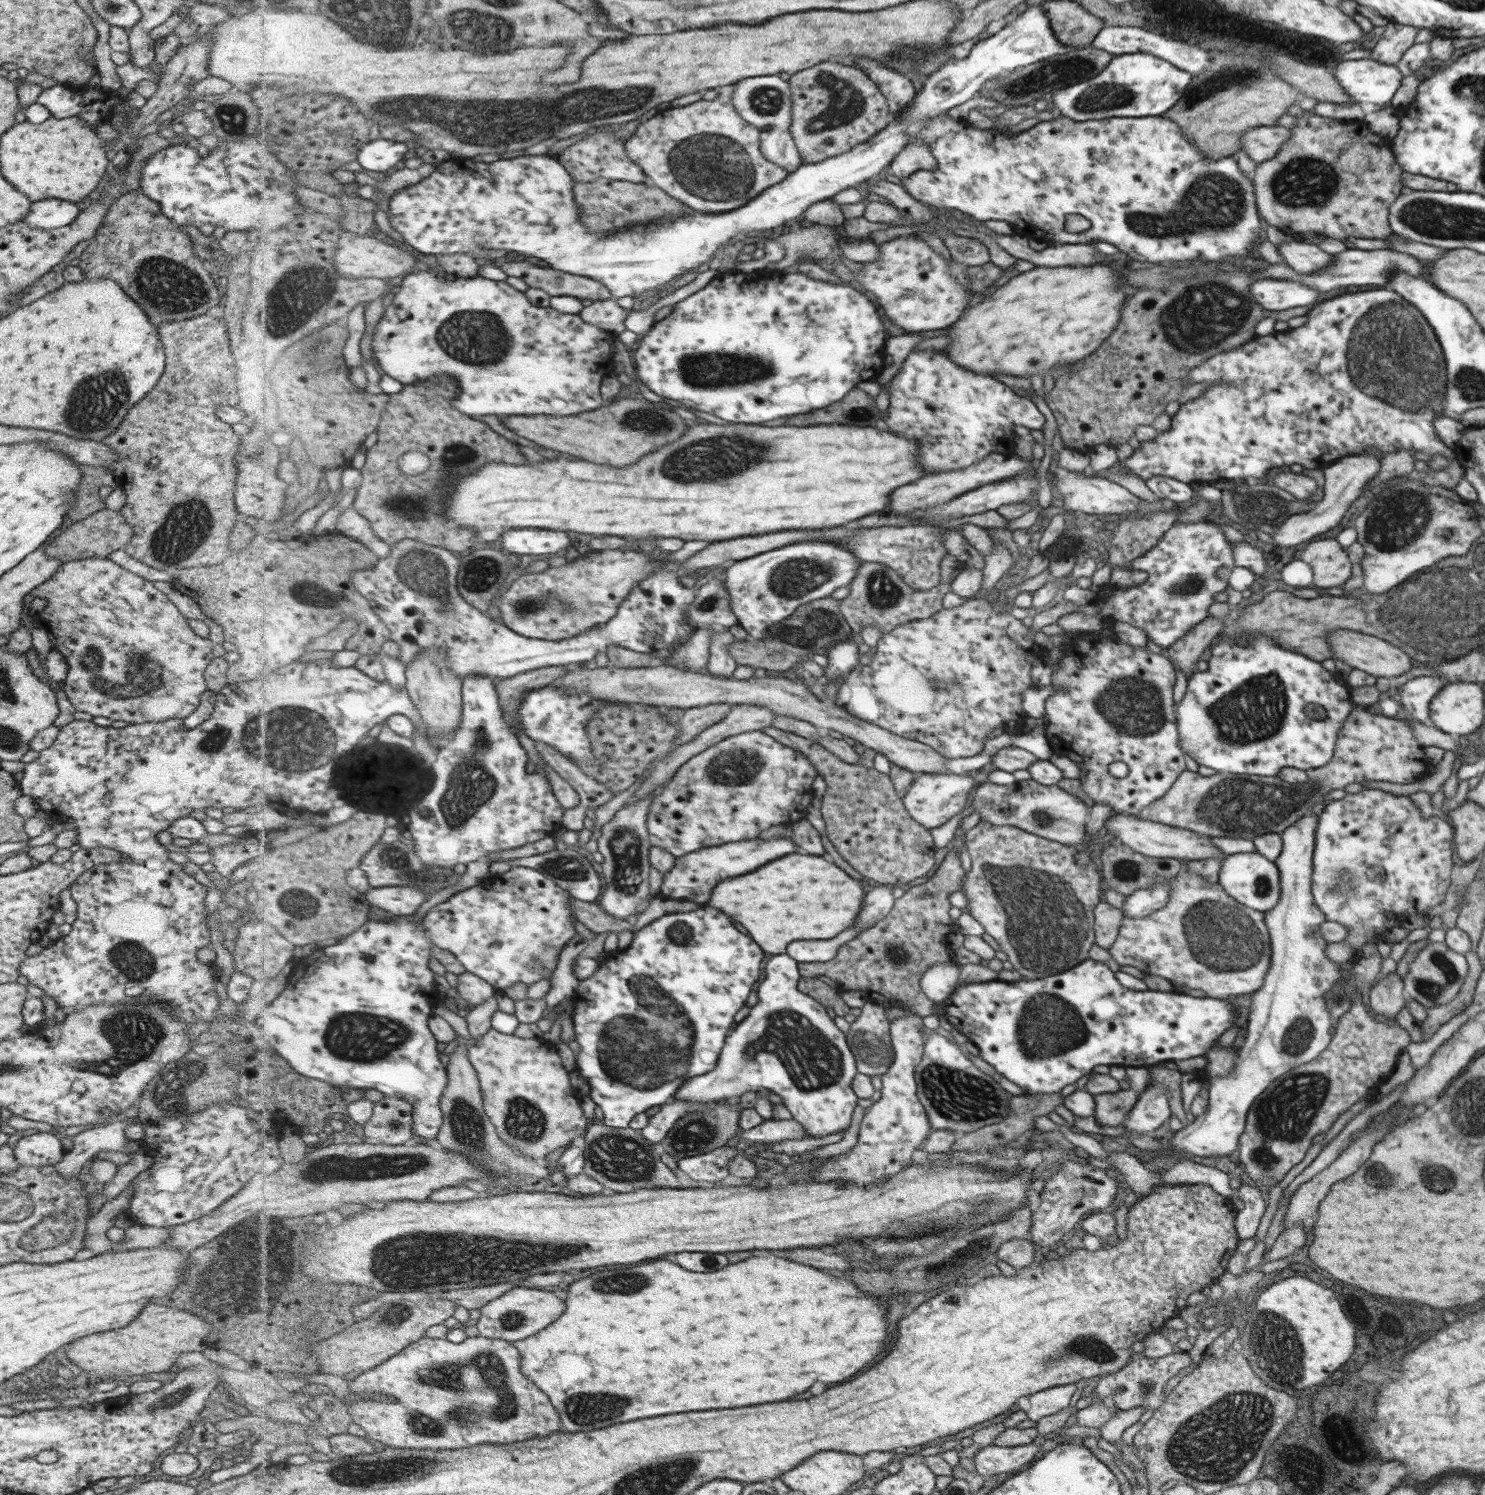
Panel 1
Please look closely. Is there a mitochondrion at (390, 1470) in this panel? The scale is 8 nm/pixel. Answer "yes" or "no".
yes

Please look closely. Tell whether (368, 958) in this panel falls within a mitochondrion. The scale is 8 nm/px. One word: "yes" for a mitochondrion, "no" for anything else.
no

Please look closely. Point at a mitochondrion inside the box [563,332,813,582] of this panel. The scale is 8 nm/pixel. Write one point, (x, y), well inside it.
(701, 460)

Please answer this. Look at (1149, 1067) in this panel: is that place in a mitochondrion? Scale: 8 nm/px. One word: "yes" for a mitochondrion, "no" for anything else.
no

